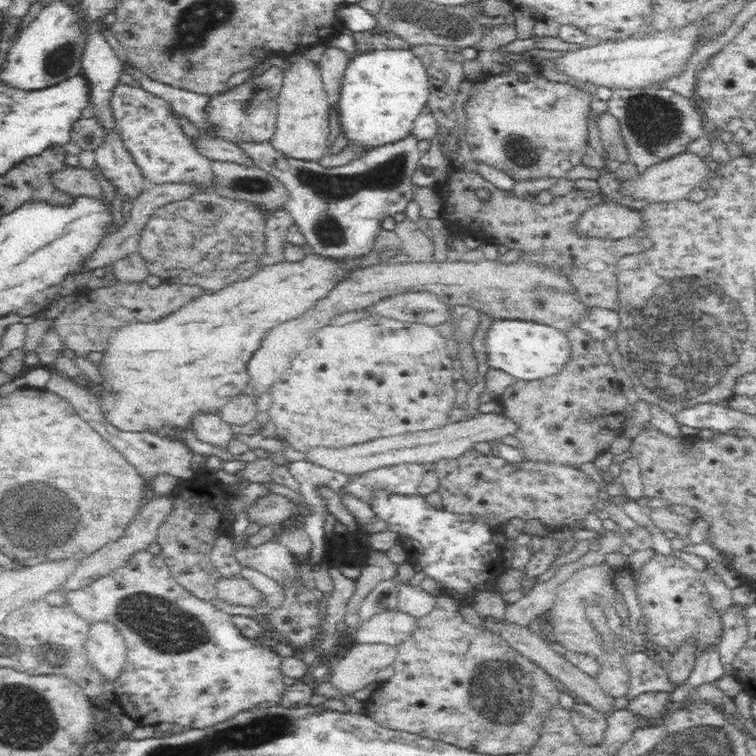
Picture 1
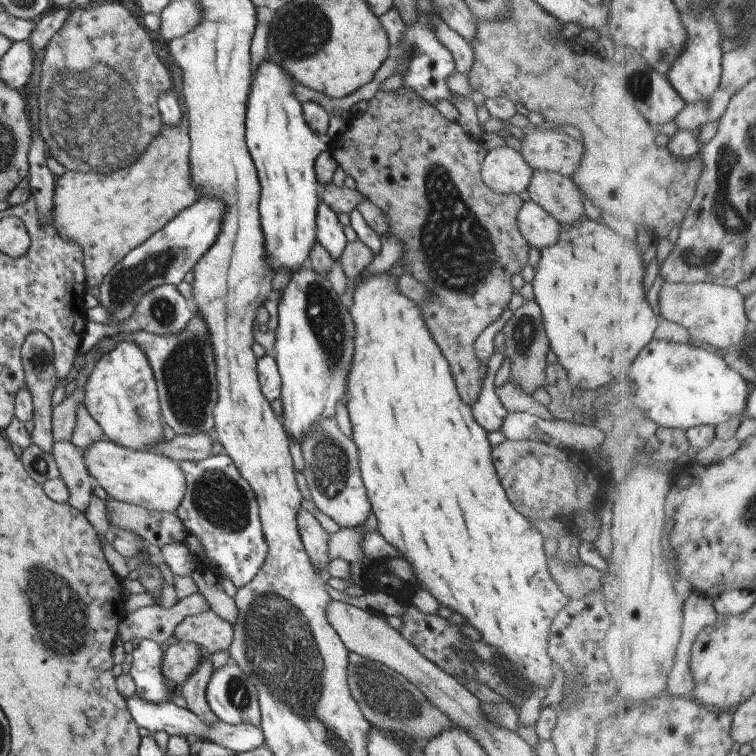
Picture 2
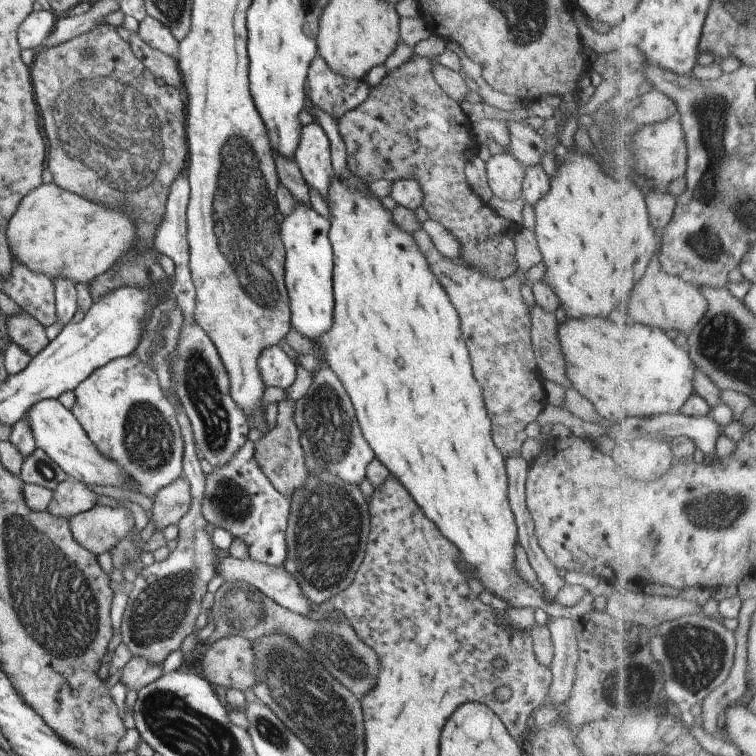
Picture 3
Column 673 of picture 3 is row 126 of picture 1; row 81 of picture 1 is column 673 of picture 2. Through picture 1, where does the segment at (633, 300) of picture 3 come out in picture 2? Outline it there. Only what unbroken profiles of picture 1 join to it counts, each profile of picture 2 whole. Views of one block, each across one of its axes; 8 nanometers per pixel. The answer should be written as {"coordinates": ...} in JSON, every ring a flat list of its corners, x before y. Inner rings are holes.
{"coordinates":[[712,282,667,283,661,290,661,314,668,321,681,324,690,330,694,344,708,348,731,348,743,342,752,327,745,310,745,300,737,288]]}

